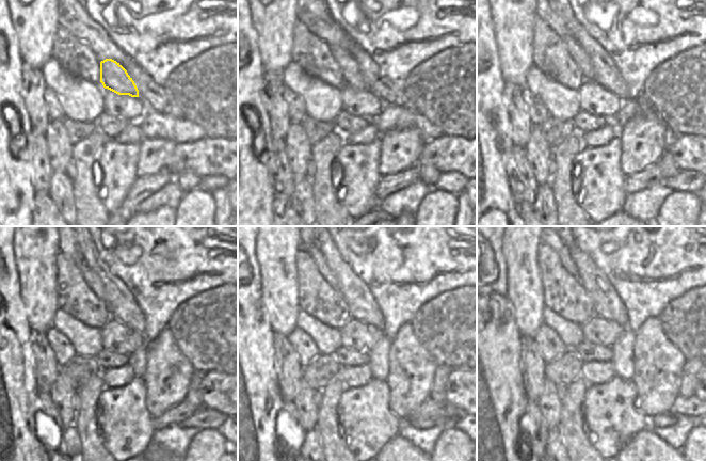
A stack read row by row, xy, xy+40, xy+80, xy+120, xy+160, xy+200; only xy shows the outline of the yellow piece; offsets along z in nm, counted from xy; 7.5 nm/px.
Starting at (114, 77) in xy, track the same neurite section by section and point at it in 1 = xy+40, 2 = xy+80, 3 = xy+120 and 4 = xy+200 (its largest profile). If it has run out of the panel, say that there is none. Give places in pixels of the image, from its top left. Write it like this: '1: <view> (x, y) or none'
1: xy+40 (352, 75)
2: xy+80 (581, 59)
3: xy+120 (94, 283)
4: xy+200 (563, 252)

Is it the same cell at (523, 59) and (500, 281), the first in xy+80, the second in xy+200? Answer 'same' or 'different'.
different

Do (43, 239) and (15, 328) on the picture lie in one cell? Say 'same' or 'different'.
different

